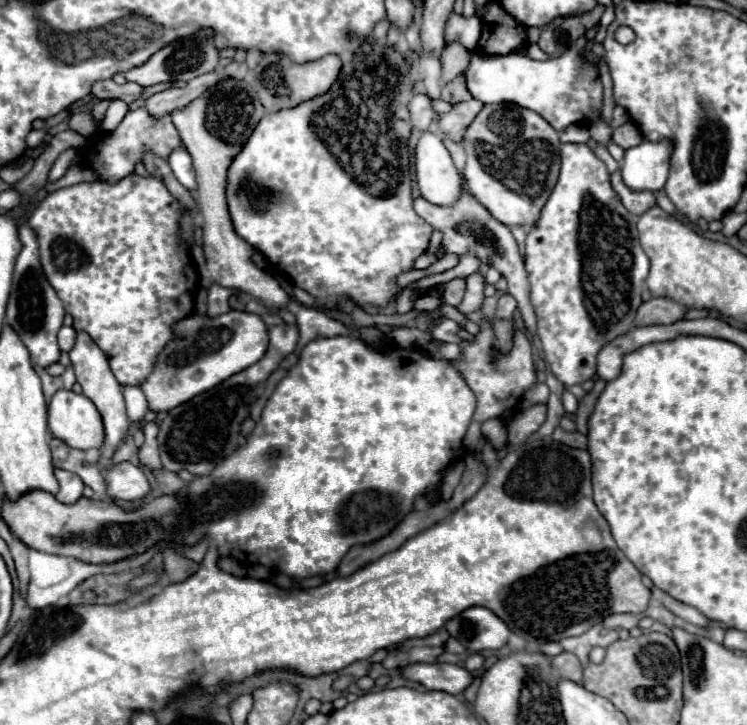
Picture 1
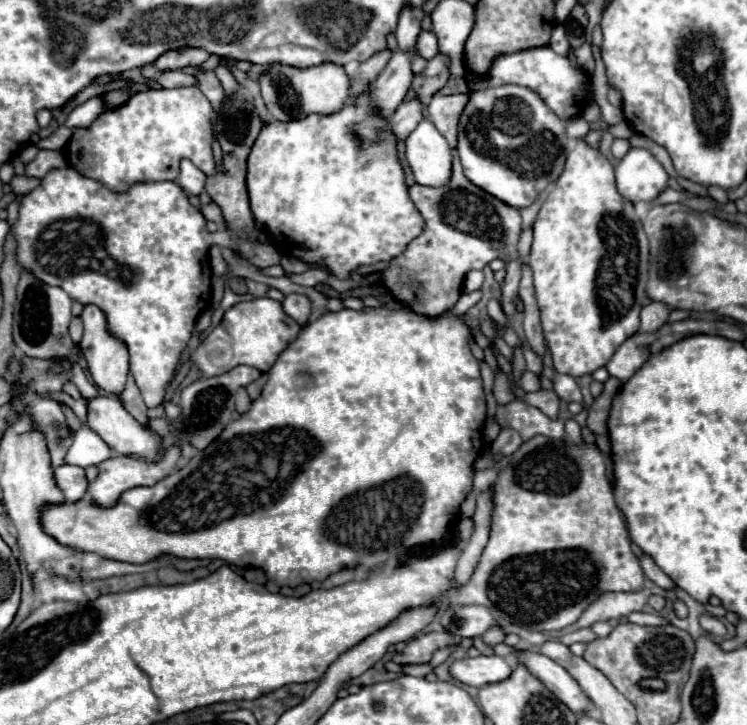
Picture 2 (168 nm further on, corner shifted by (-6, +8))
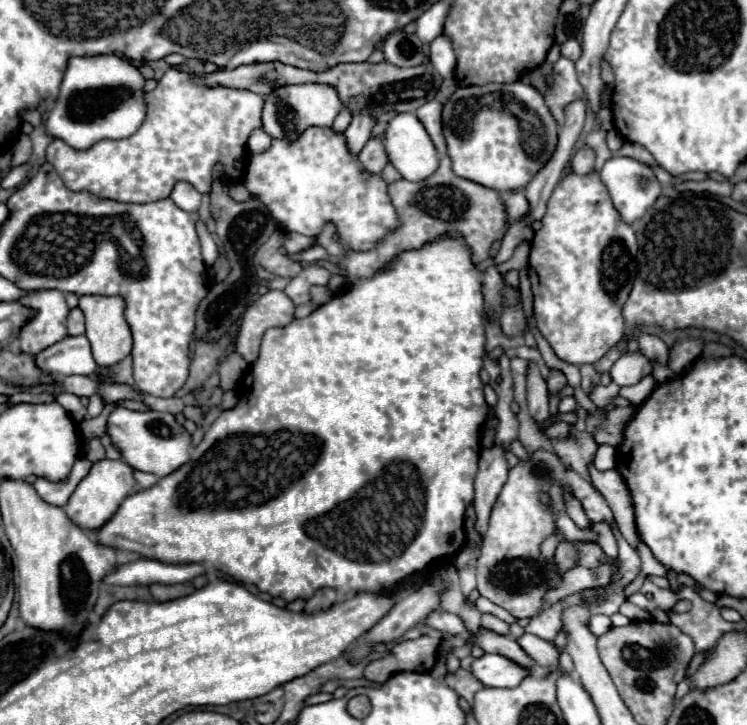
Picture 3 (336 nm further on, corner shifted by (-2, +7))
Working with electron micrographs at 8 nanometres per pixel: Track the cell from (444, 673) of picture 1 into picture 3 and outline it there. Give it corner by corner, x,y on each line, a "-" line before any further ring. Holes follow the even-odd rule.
484,654
472,664
472,674
484,684
484,686
500,686
500,688
514,688
518,686
530,670
512,662
506,656
500,654

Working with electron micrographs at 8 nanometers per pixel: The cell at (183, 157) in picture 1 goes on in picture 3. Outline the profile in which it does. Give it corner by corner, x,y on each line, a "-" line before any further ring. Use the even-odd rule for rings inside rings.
178,182
174,186
170,198
184,212
196,212
200,208
200,200
202,200
202,196
192,186
188,186
188,182

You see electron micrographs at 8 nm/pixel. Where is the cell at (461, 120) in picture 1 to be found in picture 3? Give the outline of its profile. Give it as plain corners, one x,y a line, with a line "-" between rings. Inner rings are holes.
432,100
432,102
426,102
422,108
416,110
416,118
424,124
424,128
430,134
438,154
446,156
444,136
442,136
442,122
440,122
440,110
442,110
442,104
438,100

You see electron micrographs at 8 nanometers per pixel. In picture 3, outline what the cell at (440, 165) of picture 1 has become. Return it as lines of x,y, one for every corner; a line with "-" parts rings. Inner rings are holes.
396,114
386,126
382,134
382,142
386,148
388,162
402,174
402,178
410,182
420,182
428,178
428,174
432,174
432,170
436,170
440,162
436,148
432,146
432,140
428,138
428,132
424,130
424,126
420,126
420,122
416,122
414,114

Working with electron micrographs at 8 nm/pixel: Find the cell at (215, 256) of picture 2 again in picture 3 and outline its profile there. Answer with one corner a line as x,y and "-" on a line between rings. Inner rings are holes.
314,243
310,248
290,256
292,260
297,262
305,261
308,263
316,262
319,260
328,260
328,254
319,244

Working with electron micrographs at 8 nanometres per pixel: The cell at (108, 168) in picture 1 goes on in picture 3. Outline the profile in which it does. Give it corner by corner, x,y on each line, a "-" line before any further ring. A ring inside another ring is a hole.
170,68
160,80
158,86
146,94
148,98
148,116
130,138
122,140
100,140
86,152
72,150
68,144
60,140
52,140
46,148
46,160
54,166
60,174
64,184
72,192
90,192
96,198
108,198
116,202
156,202
170,196
176,182
192,184
200,194
210,194
214,182
214,168
220,164
222,178
228,182
242,182
246,172
248,150
246,142
252,130
262,128
262,106
264,98
260,94
248,90
236,90
226,86
204,86
198,82
200,78

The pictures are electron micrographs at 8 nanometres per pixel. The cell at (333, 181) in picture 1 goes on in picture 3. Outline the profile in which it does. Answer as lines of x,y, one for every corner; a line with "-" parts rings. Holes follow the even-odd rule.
308,128
296,142
272,140
270,150
250,156
244,186
268,206
280,228
316,238
326,222
334,222
340,242
348,242
348,246
356,246
356,250
372,246
372,242
378,242
388,234
388,226
396,226
396,210
392,210
392,202
388,202
388,194
384,194
386,182
382,178
368,178
368,174
360,174
356,158
352,158
344,146
344,134
336,134
330,128

